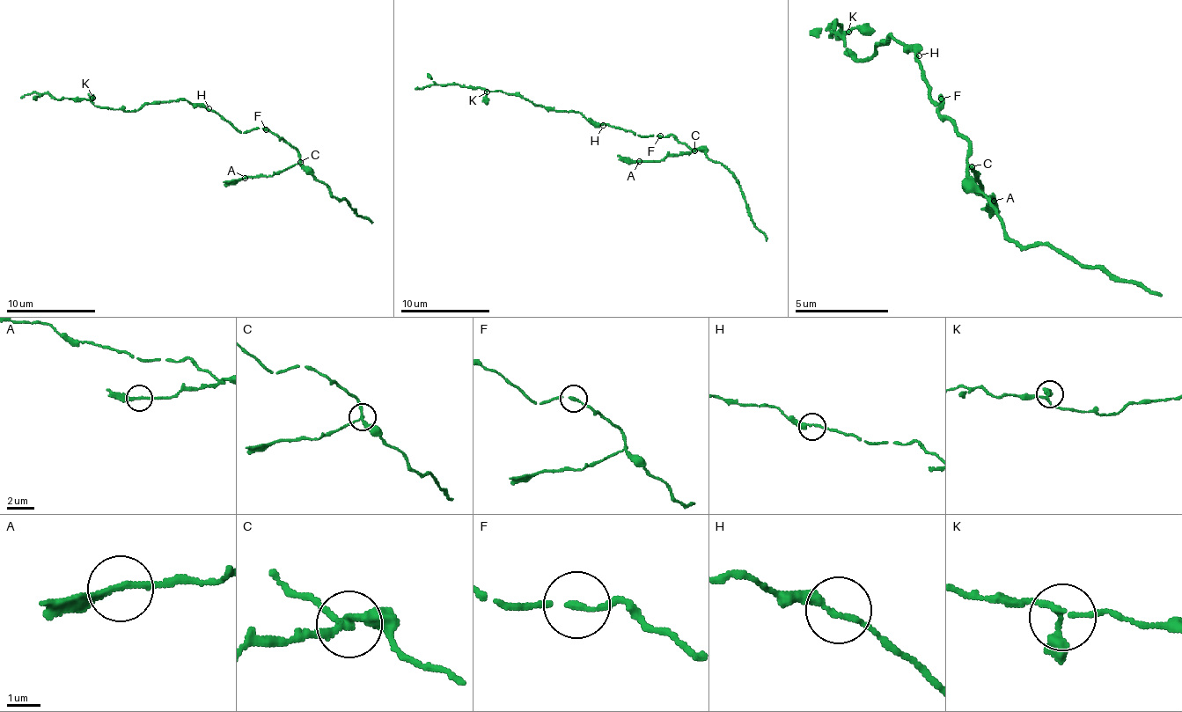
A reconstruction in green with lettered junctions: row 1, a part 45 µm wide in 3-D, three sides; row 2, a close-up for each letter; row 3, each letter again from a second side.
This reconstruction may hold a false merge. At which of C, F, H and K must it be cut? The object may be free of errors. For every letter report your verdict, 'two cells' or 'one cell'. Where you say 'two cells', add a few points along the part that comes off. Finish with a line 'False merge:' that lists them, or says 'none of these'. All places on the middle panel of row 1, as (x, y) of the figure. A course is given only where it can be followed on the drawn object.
C: two cells | (695, 150), (659, 161), (632, 161), (617, 154)
F: one cell
H: one cell
K: one cell
False merge: C

